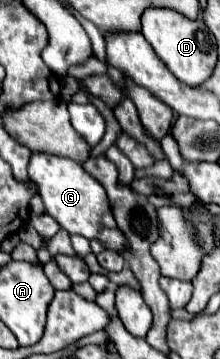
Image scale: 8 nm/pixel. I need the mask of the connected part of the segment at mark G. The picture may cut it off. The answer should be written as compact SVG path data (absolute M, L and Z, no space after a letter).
M35 151L31 153L29 159L29 179L37 185L47 215L51 215L65 231L69 231L71 235L73 233L83 235L87 239L97 237L105 243L105 247L113 251L125 249L125 237L115 225L111 205L103 185L97 179L93 179L89 173L85 173L79 161Z

